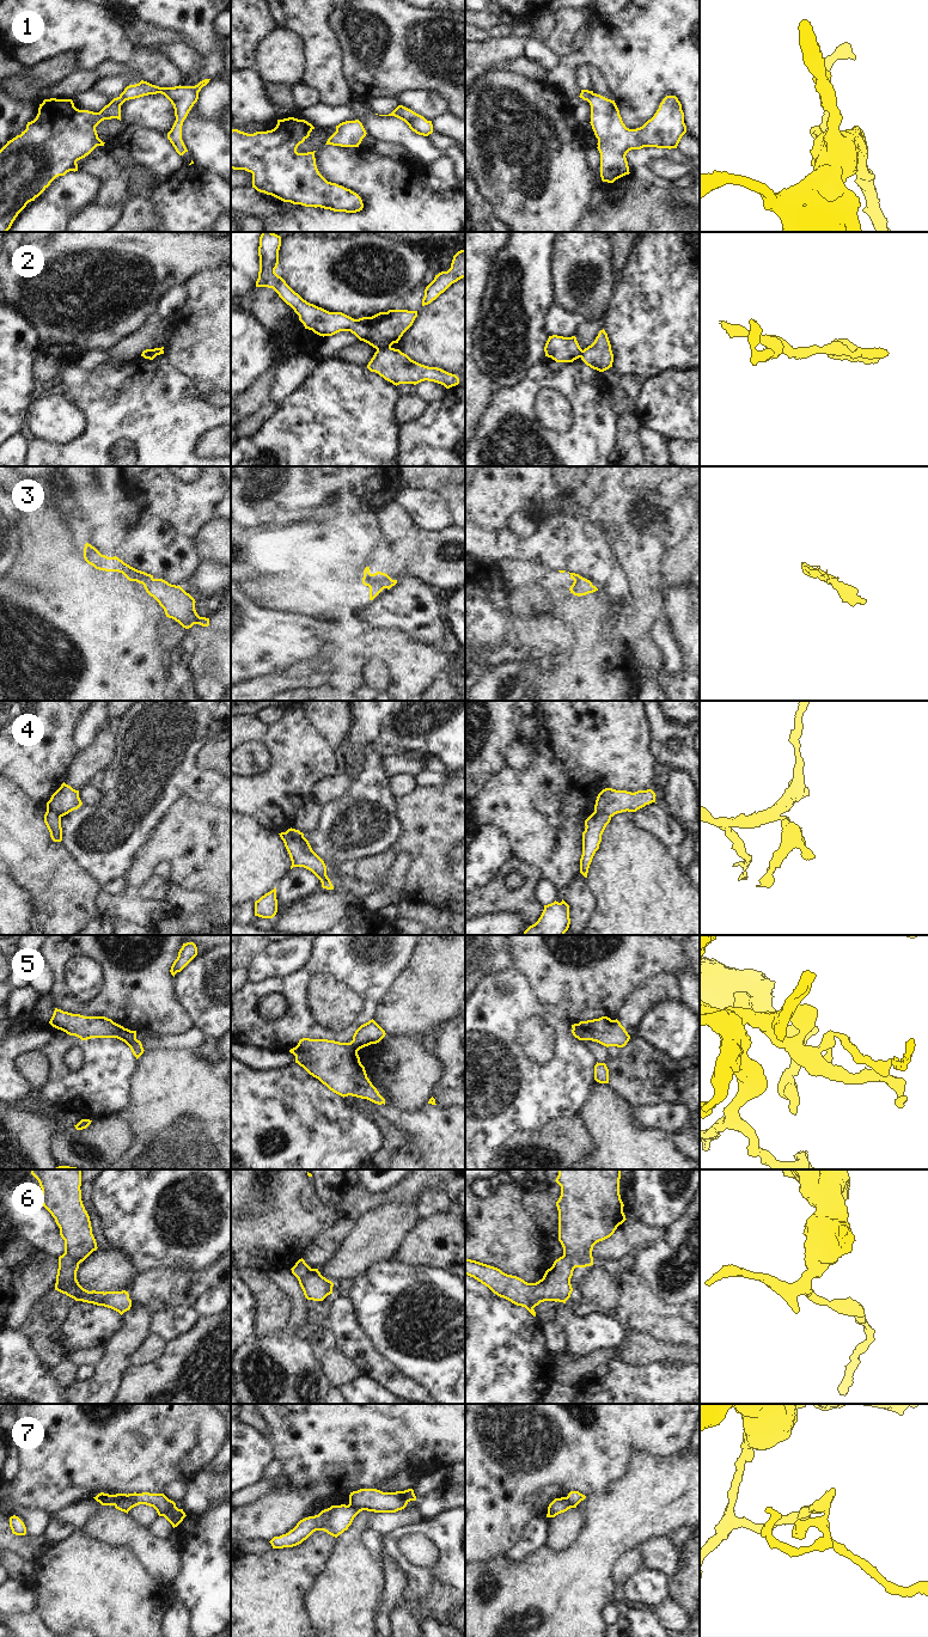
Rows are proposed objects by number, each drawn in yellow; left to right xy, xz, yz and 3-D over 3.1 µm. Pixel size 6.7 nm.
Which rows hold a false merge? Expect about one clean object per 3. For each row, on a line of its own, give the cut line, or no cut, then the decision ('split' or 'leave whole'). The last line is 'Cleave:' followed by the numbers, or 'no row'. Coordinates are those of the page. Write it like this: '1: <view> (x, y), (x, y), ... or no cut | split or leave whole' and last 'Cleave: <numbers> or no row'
1: yz (593, 93), (587, 101) | split
2: xz (390, 347), (377, 349) | split
3: no cut | leave whole
4: yz (594, 811), (603, 812), (610, 817) | split
5: xy (120, 1025), (115, 1037) | split
6: yz (563, 1254), (574, 1268) | split
7: xy (127, 1495), (122, 1496), (114, 1504) | split
Cleave: 1, 2, 4, 5, 6, 7

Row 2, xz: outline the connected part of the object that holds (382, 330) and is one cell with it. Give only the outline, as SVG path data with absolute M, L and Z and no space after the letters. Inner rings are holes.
M262 232L258 246L260 271L256 287L273 288L299 316L305 329L323 337L332 336L340 331L350 331L360 341L373 348L385 349L398 343L417 317L417 311L389 310L372 317L354 319L342 312L329 312L307 303L275 273L279 264L280 246L280 236L273 232Z

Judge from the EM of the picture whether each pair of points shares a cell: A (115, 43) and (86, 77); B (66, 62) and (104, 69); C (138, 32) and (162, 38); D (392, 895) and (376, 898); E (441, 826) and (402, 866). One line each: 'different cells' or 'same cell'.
A: different cells
B: different cells
C: same cell
D: same cell
E: different cells

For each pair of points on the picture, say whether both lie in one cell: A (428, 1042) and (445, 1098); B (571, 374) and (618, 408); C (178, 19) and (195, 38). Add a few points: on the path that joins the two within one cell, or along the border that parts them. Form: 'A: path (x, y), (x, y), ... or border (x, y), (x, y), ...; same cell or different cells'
A: border (425, 1033), (434, 1036), (432, 1054); different cells
B: border (610, 389), (608, 401), (617, 417); different cells
C: path (183, 24), (193, 34); same cell

